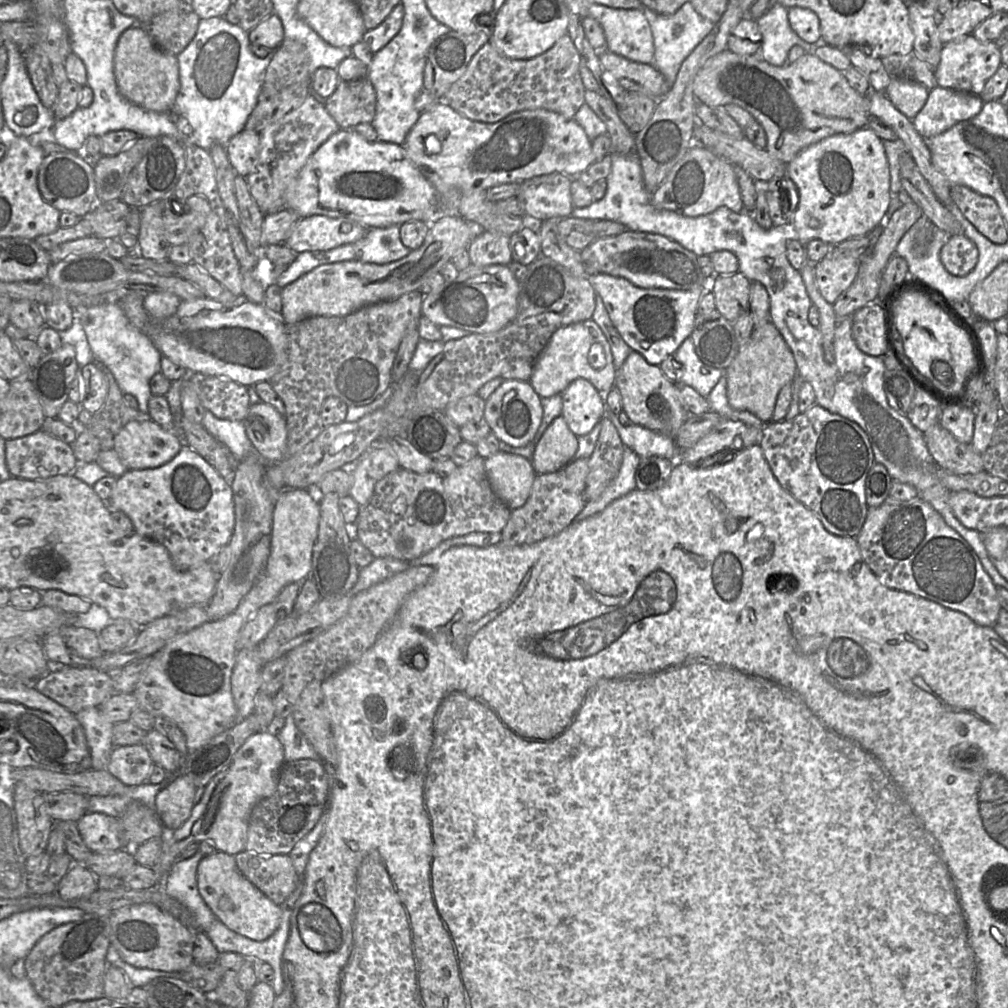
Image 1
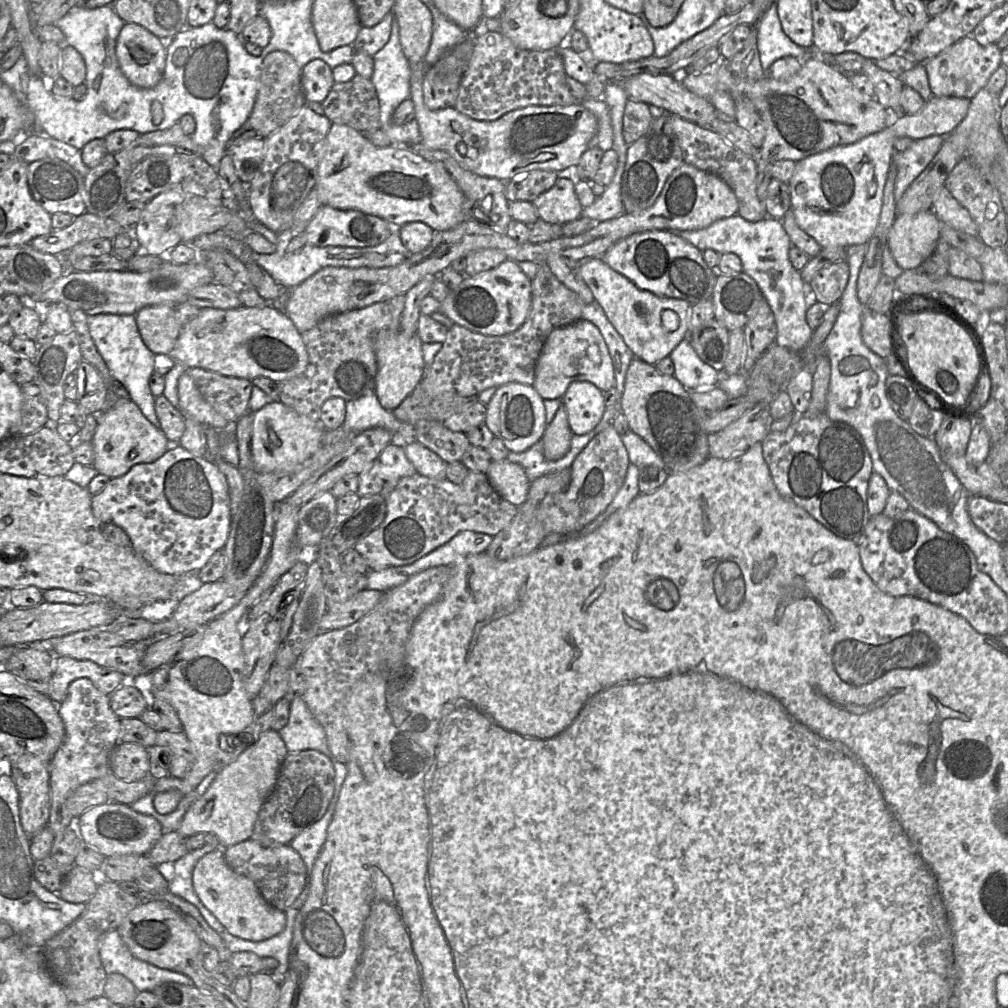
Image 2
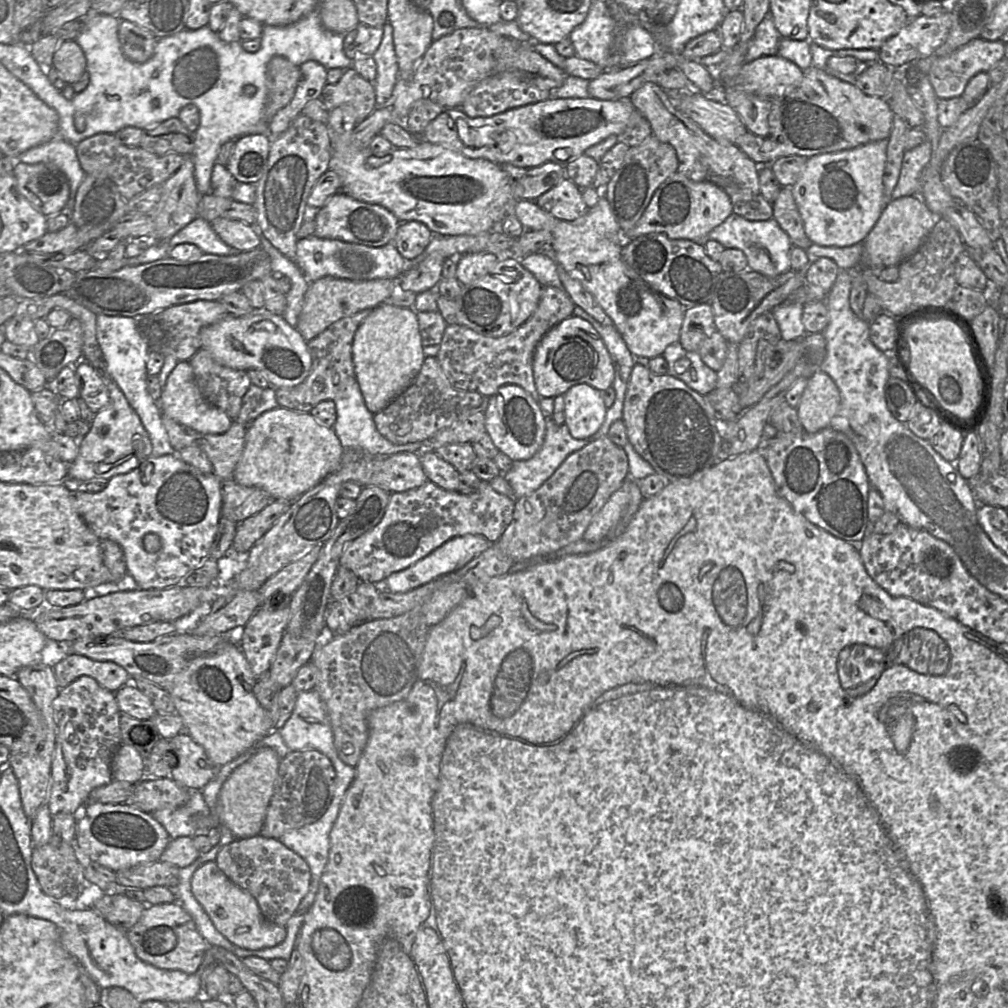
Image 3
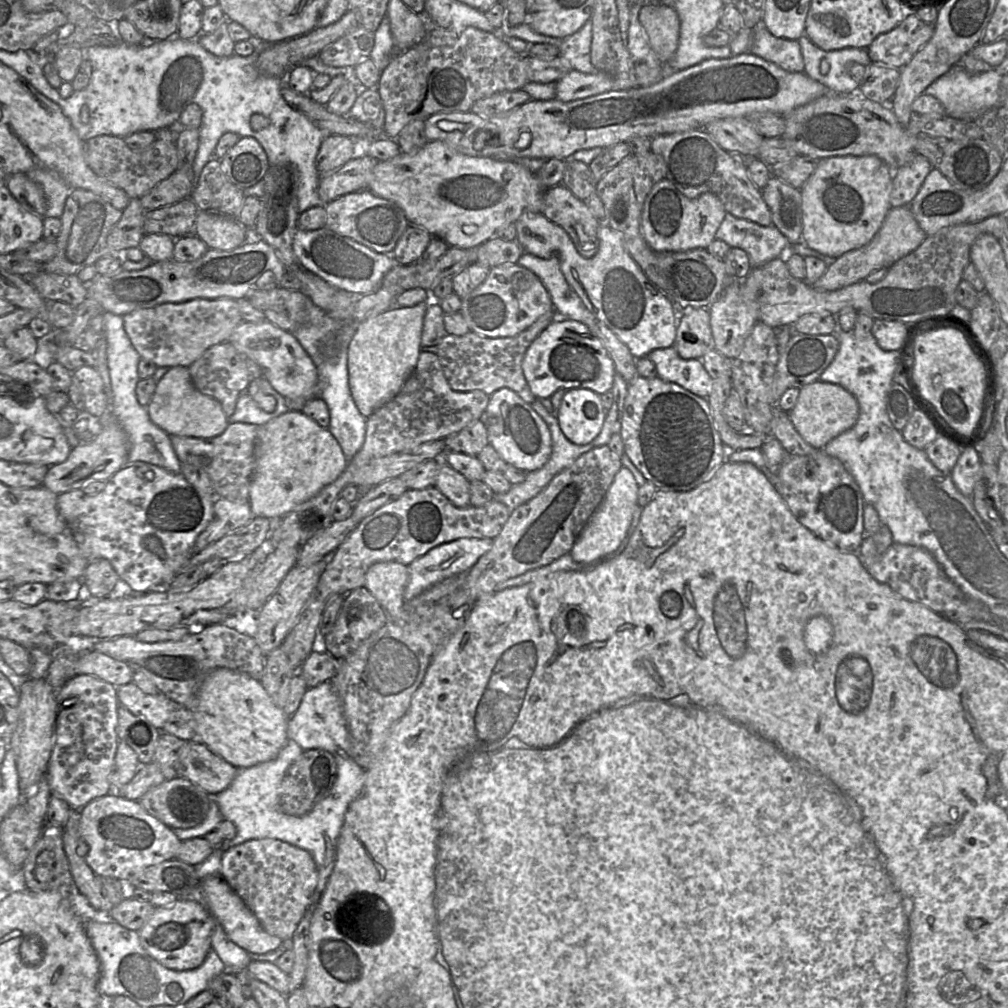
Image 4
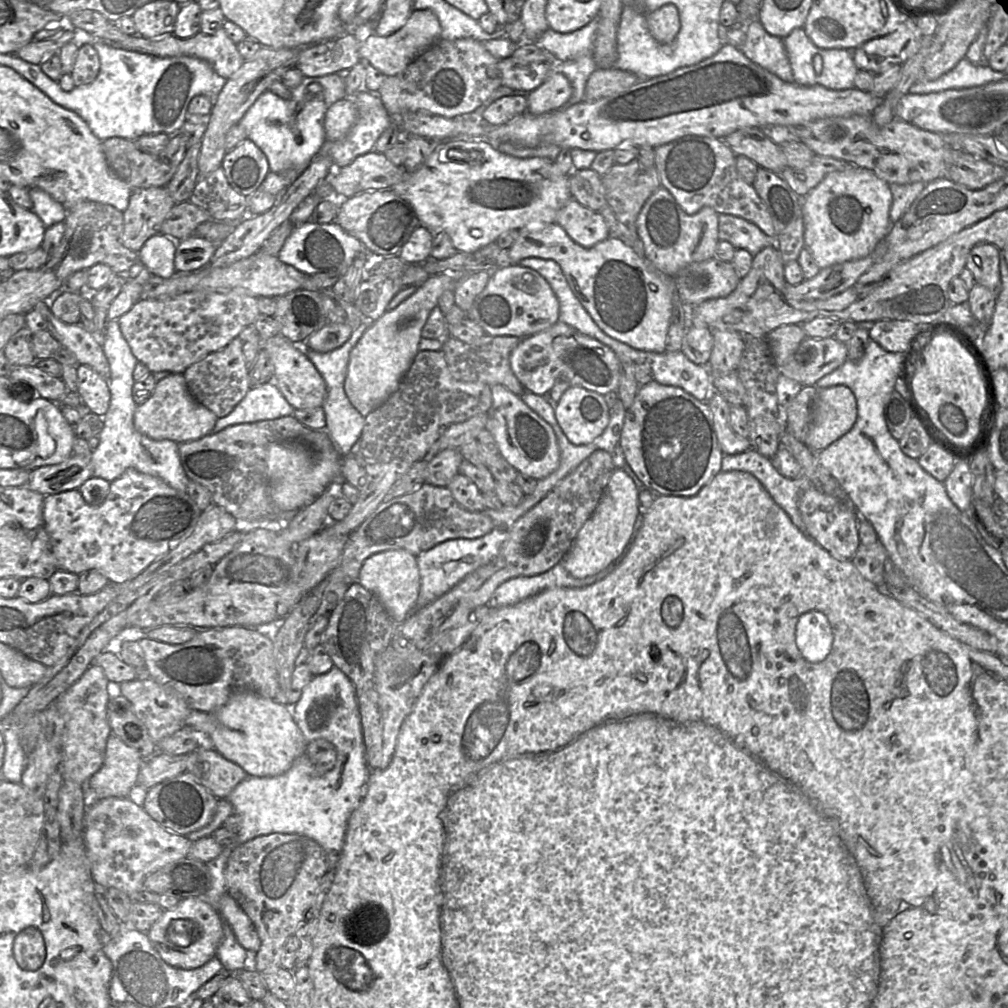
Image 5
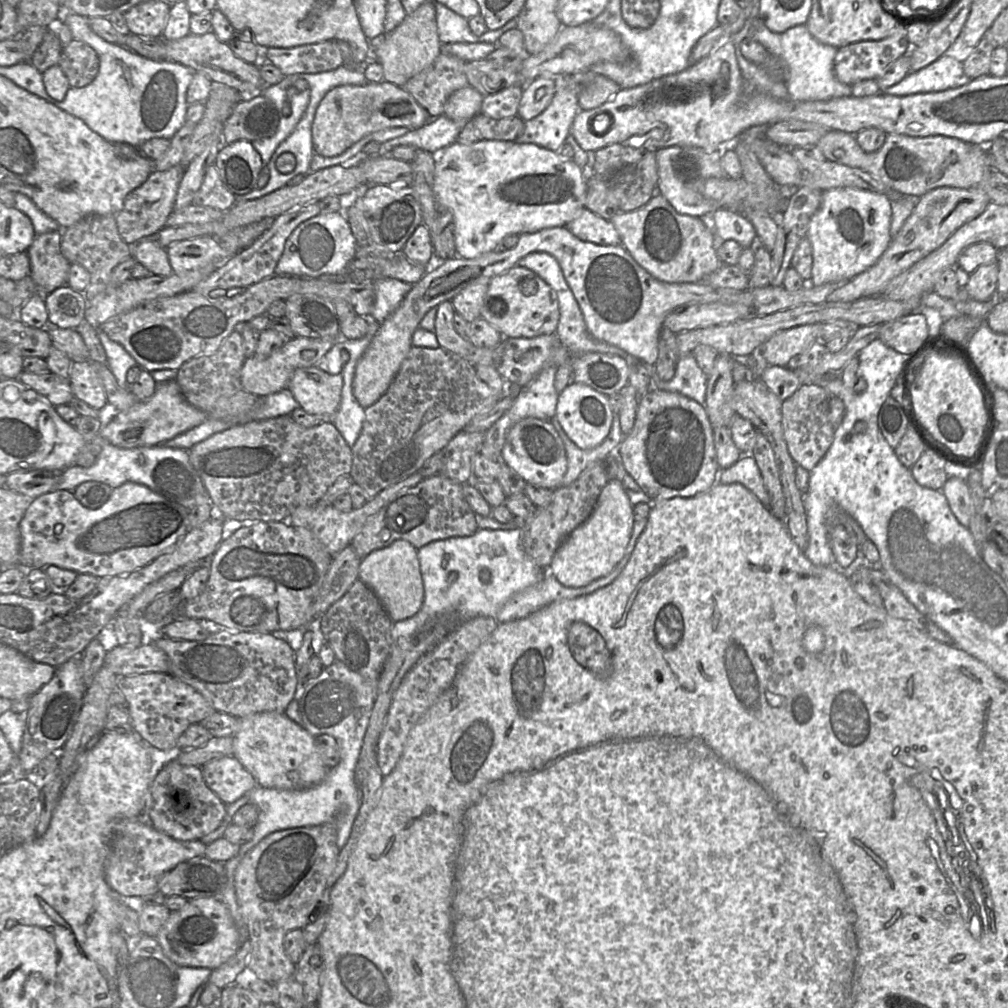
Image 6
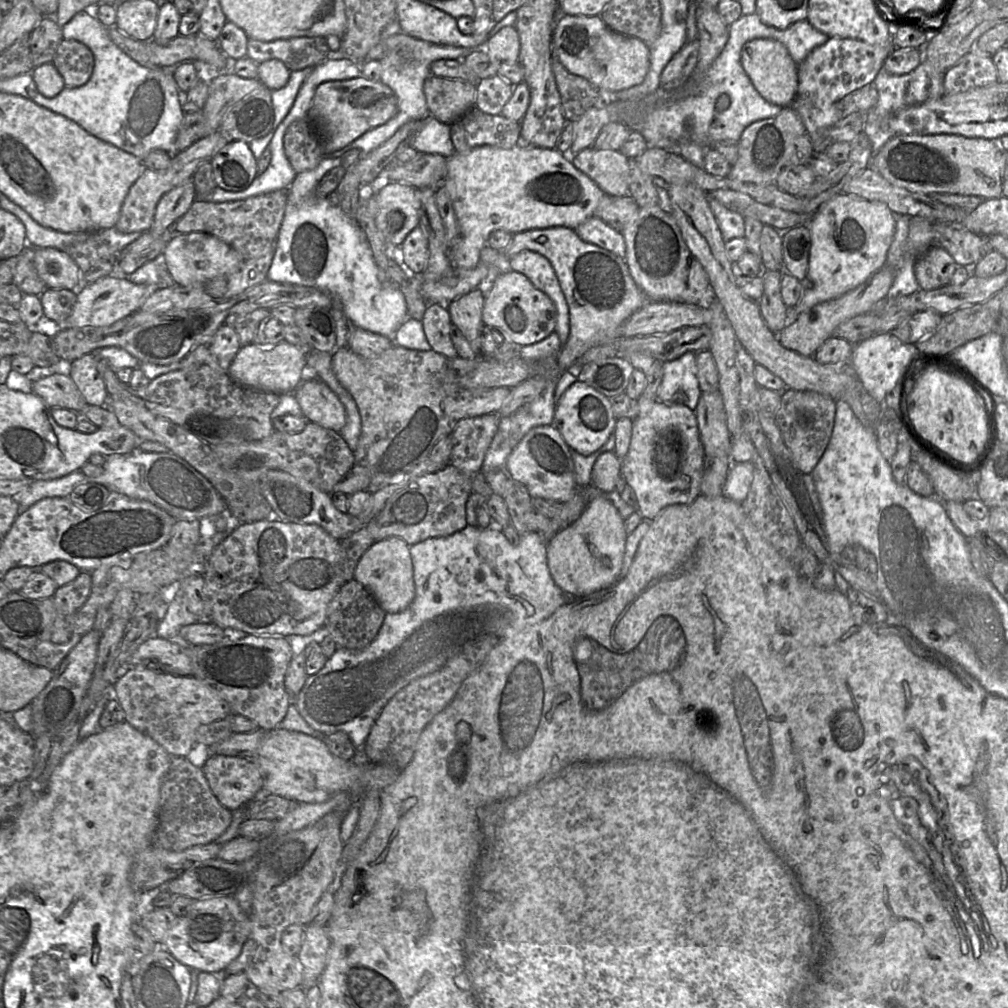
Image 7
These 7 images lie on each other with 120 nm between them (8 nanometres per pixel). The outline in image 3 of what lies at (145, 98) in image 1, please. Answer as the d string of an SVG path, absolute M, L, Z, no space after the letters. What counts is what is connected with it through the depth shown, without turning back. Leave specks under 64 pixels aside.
M127 20L120 21L118 37L124 56L135 63L148 61L158 41L152 32Z

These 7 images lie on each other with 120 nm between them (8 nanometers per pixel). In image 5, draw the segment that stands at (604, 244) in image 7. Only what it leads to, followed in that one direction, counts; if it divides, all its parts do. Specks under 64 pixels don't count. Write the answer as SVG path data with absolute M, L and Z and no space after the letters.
M571 198L557 213L555 222L584 248L591 248L609 237L605 219Z

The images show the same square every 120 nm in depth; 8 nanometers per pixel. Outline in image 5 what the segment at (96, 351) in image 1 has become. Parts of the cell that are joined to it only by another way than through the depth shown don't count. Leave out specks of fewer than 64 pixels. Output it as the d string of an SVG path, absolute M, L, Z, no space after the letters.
M117 319L105 324L102 333L99 334L99 344L110 368L108 379L110 402L107 412L102 417L103 428L98 436L99 444L90 455L92 477L99 477L111 483L127 469L133 468L141 473L160 478L178 491L186 492L189 478L181 465L178 444L171 440L150 439L134 427L137 405L132 397L135 383L133 370L138 360L123 337Z

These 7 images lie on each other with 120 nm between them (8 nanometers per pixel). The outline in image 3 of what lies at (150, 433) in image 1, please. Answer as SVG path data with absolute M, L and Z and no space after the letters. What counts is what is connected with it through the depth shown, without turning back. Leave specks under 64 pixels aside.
M109 381L107 388L107 404L95 414L90 431L79 439L79 454L69 464L67 477L82 483L94 479L109 480L114 476L126 474L151 457L151 440L139 416L114 381Z

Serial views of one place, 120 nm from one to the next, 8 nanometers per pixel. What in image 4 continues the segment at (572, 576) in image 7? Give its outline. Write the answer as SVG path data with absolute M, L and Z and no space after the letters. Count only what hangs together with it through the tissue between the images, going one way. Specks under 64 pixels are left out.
M622 467L615 475L603 501L593 513L569 552L575 562L595 564L614 553L620 553L624 549L629 540L626 539L627 532L638 506L638 490L639 486L632 473L629 469Z

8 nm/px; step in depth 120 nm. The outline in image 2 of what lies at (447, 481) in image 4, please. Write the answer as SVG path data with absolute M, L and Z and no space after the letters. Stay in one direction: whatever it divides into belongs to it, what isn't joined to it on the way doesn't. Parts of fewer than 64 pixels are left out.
M411 442L403 447L416 472L432 479L446 479L447 463L425 446Z

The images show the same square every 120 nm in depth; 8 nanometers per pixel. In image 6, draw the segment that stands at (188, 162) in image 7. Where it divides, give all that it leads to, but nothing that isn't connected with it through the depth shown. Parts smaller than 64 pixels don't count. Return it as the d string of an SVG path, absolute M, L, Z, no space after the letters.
M178 164L165 171L153 170L142 185L126 196L123 208L116 215L117 229L124 242L131 245L143 238L156 238L156 234L165 227L166 220L173 211L185 169L186 167Z

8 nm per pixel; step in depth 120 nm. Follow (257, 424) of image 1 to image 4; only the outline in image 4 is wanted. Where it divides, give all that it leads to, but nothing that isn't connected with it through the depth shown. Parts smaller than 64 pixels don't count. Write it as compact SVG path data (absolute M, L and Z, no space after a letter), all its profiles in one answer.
M288 411L259 426L249 488L254 517L283 517L335 481L348 464L338 441L301 411Z

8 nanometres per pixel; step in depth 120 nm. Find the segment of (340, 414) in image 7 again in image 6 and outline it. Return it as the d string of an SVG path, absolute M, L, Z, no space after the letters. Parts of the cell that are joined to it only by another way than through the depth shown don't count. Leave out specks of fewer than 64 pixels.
M316 366L297 369L288 389L300 407L309 414L331 418L339 409L343 378Z

